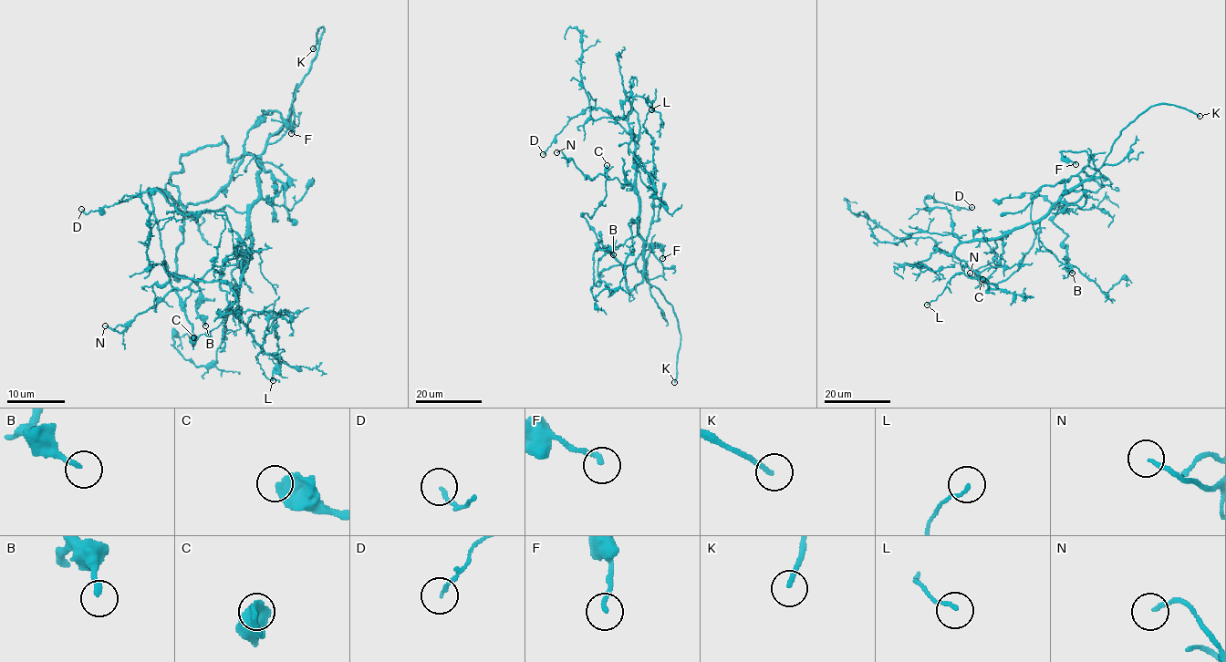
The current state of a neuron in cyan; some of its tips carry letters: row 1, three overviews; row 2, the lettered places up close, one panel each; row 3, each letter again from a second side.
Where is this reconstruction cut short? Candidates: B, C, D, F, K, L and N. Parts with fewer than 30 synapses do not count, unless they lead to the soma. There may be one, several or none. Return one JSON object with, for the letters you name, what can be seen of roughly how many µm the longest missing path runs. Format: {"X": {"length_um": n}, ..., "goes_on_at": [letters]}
{"K": {"length_um": 50}, "goes_on_at": ["K"]}

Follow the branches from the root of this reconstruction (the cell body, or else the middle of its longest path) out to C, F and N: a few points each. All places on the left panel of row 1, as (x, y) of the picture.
C: (259, 174), (254, 157), (230, 160), (223, 138), (181, 158), (176, 203), (151, 191), (193, 337)
F: (259, 174), (223, 138), (185, 153), (171, 182), (182, 206), (208, 201), (262, 111), (291, 133)
N: (259, 174), (259, 199), (249, 212), (251, 245), (240, 260), (173, 287), (120, 333), (105, 325)

